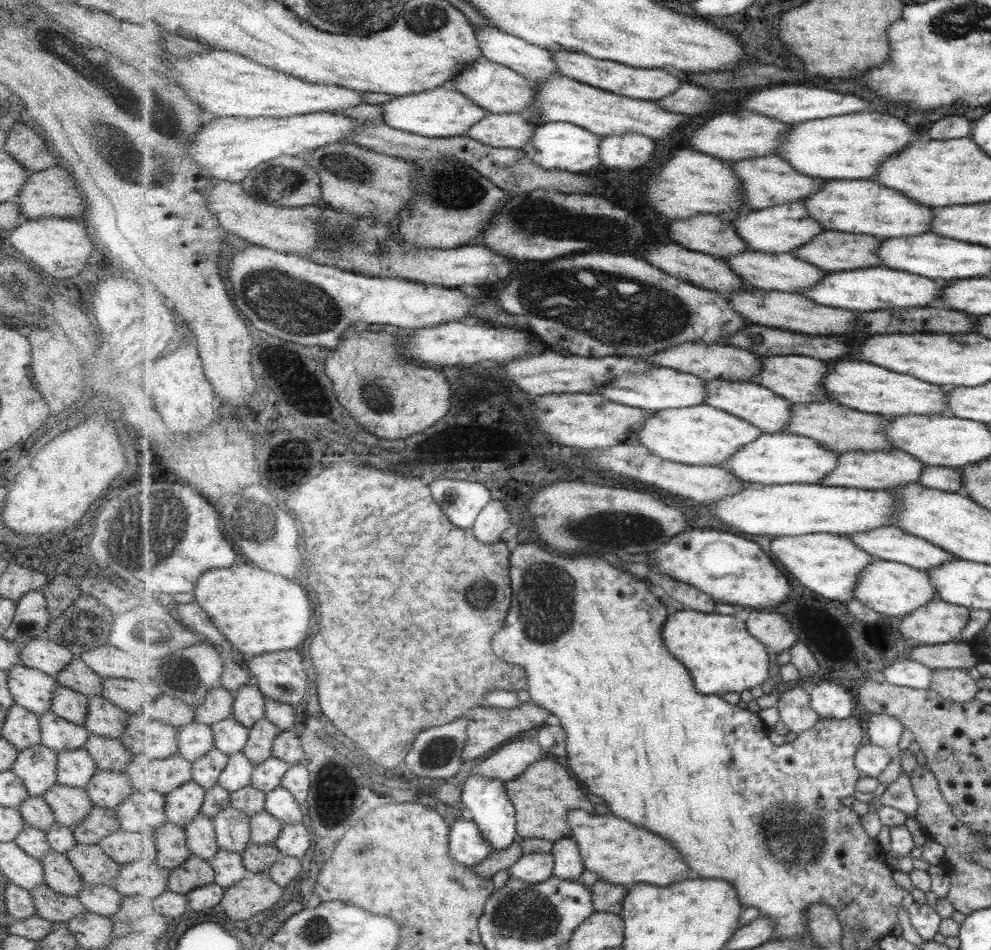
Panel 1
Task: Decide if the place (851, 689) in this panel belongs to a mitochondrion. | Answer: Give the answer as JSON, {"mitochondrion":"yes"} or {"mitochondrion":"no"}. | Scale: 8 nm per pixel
{"mitochondrion":"no"}

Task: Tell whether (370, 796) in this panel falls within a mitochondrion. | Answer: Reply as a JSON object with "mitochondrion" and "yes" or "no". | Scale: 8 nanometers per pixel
{"mitochondrion":"no"}

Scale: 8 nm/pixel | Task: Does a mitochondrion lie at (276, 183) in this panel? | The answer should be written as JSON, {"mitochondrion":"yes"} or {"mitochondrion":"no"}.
{"mitochondrion":"yes"}

